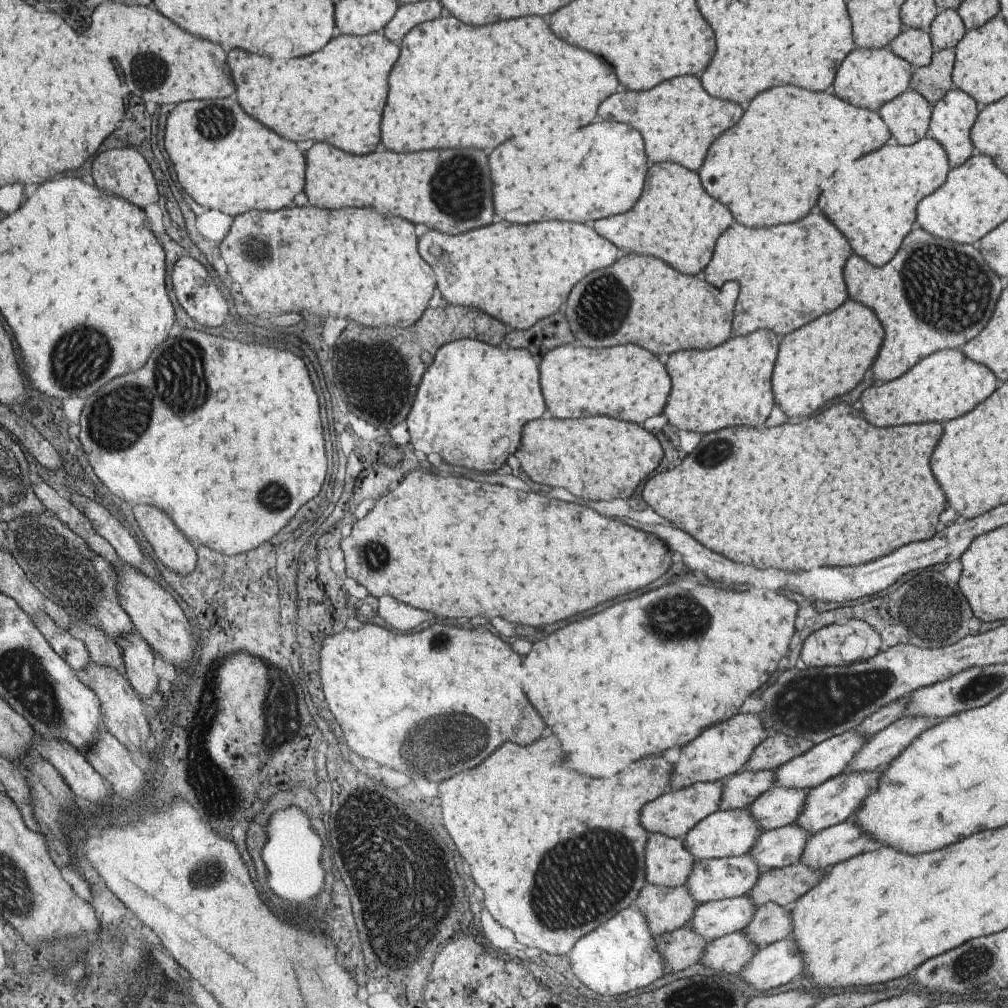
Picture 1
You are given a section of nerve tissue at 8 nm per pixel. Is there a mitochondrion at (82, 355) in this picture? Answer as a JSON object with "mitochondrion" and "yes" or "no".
{"mitochondrion":"yes"}

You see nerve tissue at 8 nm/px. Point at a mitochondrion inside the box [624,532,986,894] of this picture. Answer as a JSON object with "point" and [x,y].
{"point":[814,702]}

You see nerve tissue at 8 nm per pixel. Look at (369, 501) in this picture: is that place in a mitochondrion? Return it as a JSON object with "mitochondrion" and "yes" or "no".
{"mitochondrion":"no"}

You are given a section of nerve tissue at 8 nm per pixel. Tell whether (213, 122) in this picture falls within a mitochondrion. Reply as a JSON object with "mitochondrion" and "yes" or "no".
{"mitochondrion":"yes"}

